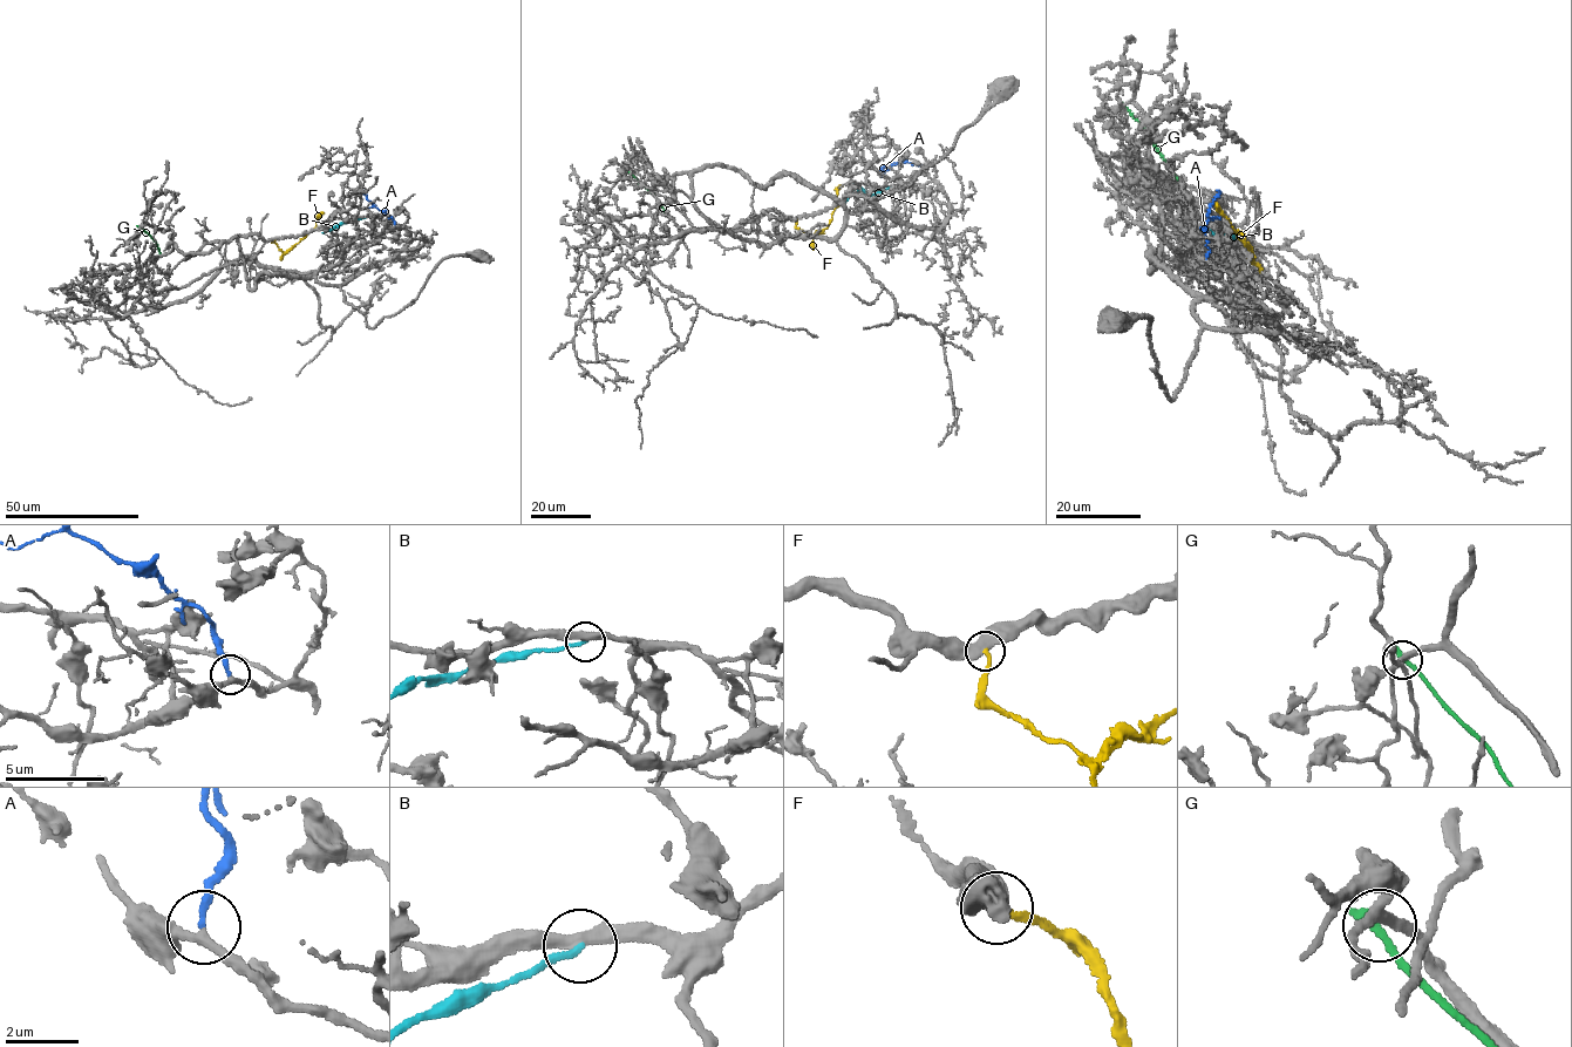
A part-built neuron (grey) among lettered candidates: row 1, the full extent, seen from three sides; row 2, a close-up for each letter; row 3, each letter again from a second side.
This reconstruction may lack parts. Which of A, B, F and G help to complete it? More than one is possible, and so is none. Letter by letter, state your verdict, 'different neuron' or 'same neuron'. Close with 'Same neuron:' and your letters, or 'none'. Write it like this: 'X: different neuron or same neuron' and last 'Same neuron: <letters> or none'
A: same neuron
B: different neuron
F: different neuron
G: different neuron
Same neuron: A

